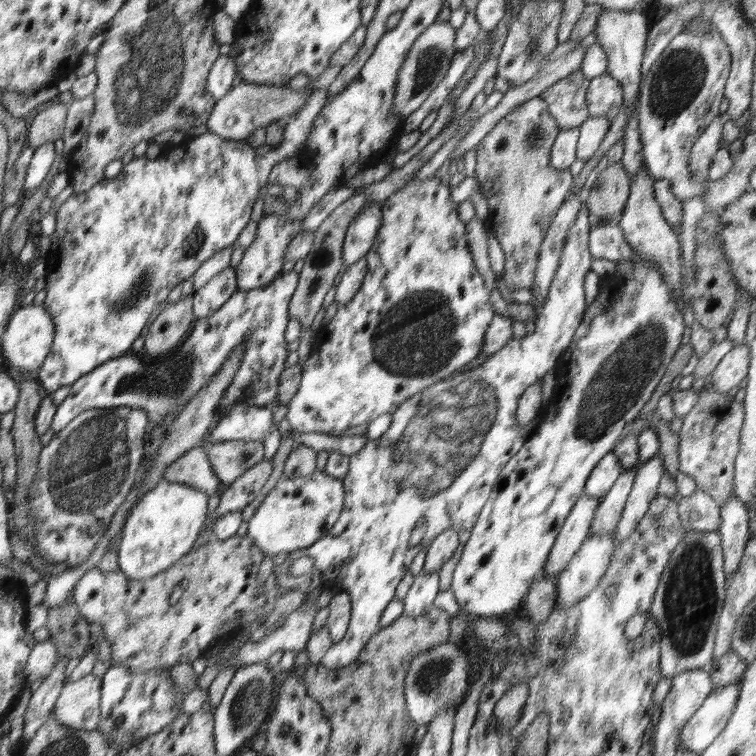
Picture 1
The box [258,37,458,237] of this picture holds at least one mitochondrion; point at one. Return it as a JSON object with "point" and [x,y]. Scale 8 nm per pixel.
{"point":[432,60]}

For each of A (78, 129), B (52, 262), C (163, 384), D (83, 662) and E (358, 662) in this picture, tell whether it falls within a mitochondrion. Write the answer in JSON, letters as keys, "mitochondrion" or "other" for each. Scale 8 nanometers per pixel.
{"A":"other","B":"other","C":"mitochondrion","D":"other","E":"other"}

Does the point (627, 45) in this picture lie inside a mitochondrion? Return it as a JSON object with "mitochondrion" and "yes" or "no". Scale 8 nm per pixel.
{"mitochondrion":"no"}

